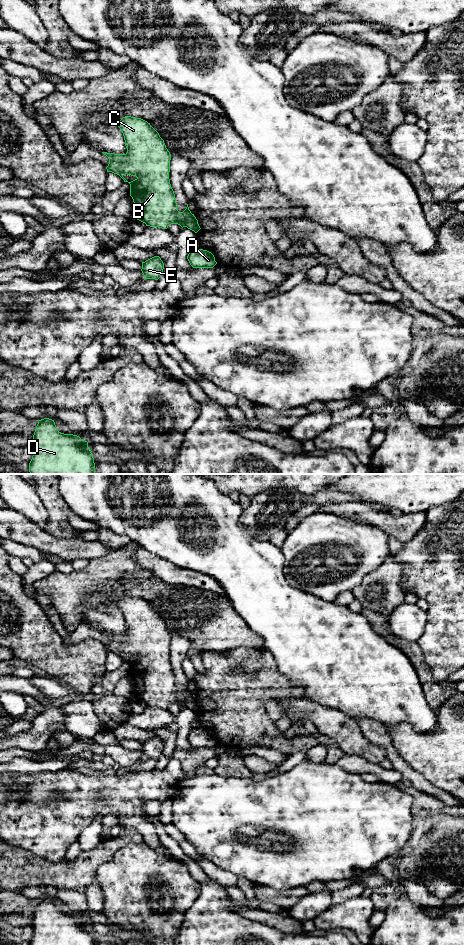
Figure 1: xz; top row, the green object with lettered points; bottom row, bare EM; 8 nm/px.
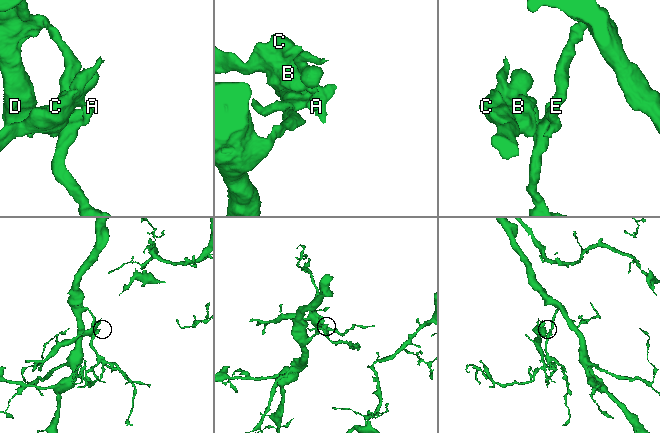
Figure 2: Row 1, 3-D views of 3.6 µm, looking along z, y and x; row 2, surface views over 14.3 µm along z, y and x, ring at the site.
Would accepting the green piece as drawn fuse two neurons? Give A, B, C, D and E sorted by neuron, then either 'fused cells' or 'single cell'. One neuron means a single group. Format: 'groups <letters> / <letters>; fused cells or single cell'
groups A D E / B C; fused cells

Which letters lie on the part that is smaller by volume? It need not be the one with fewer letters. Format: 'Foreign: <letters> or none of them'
Foreign: B, C

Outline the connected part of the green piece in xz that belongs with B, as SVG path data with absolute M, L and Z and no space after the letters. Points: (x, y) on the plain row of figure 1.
M125 596L118 602L118 607L123 613L127 633L102 633L109 639L107 652L119 655L124 662L128 662L123 657L125 654L137 657L128 662L136 699L145 703L146 706L162 709L167 709L171 704L185 707L186 701L192 693L188 684L183 692L177 690L175 674L169 659L171 634L166 628L164 620L150 603L141 598Z

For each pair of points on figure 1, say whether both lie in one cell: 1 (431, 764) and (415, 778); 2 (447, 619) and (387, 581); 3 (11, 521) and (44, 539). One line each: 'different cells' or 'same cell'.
1: different cells
2: different cells
3: same cell

